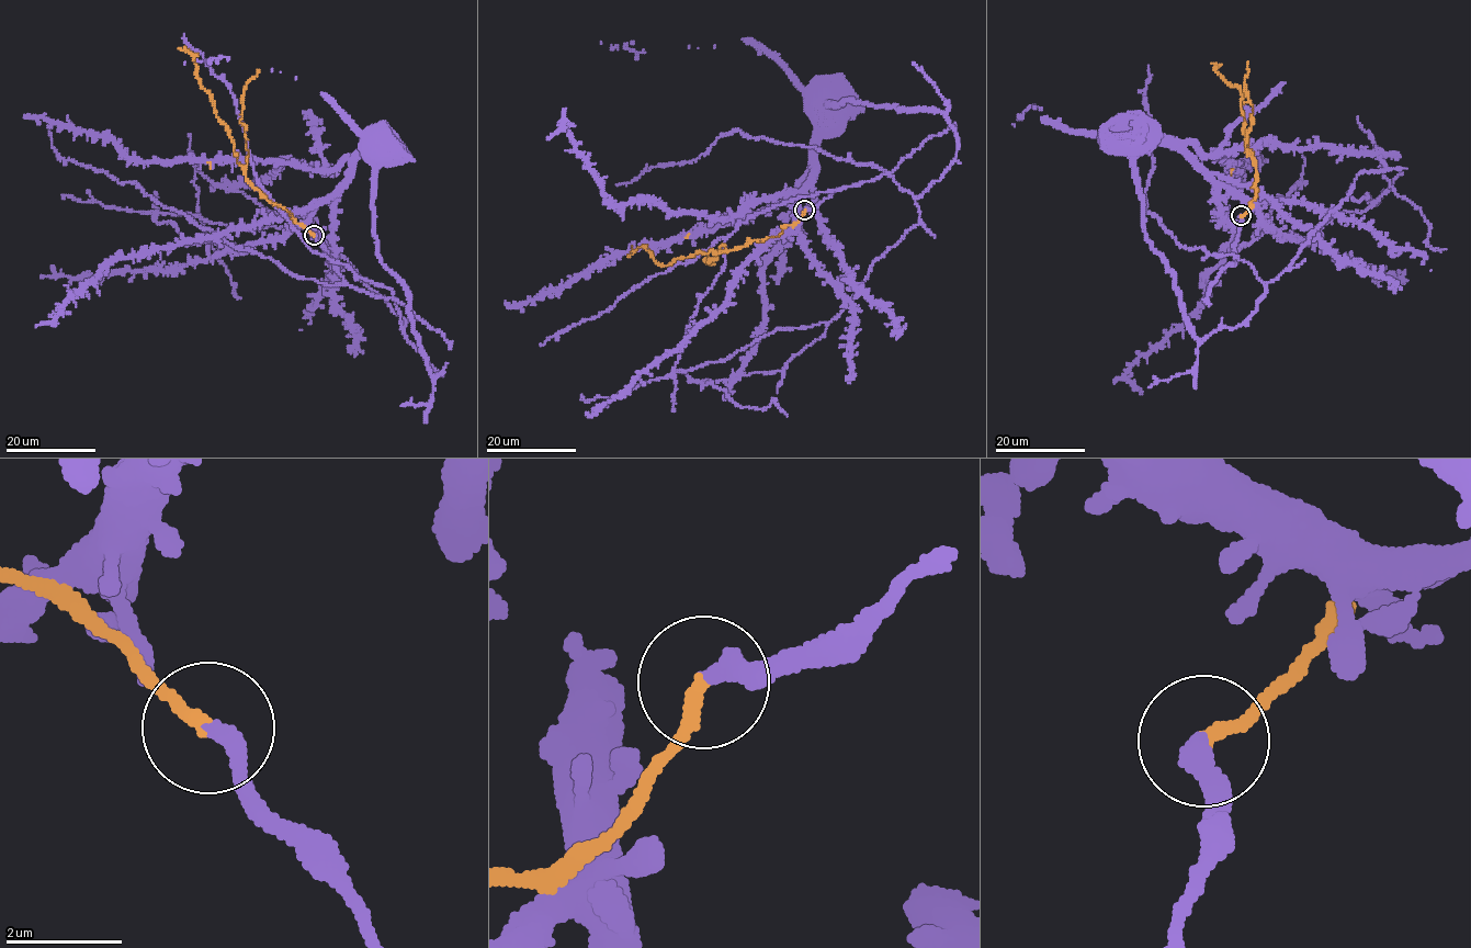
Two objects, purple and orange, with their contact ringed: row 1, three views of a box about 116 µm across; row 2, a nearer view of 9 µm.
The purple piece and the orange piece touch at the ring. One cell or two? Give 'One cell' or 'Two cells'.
One cell

